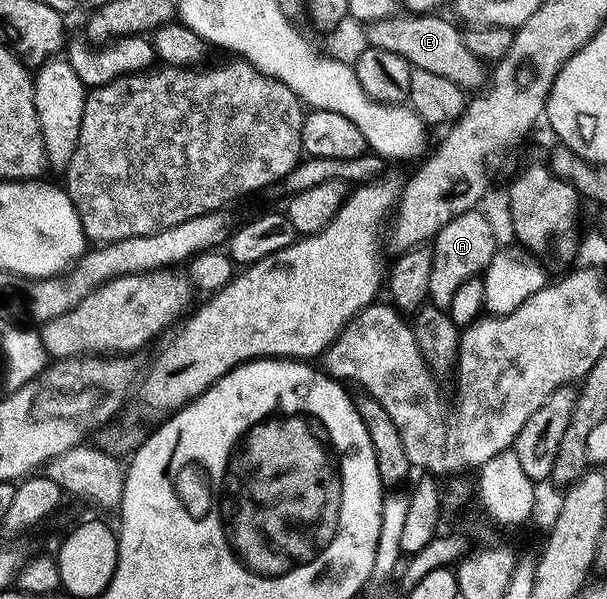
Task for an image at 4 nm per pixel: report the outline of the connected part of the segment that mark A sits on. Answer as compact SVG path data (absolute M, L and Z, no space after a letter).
M471 211L464 215L456 215L439 231L432 242L434 262L432 263L432 279L430 280L429 300L439 309L449 310L452 295L456 295L456 287L468 279L485 274L490 260L496 252L494 245L494 229L482 211Z

